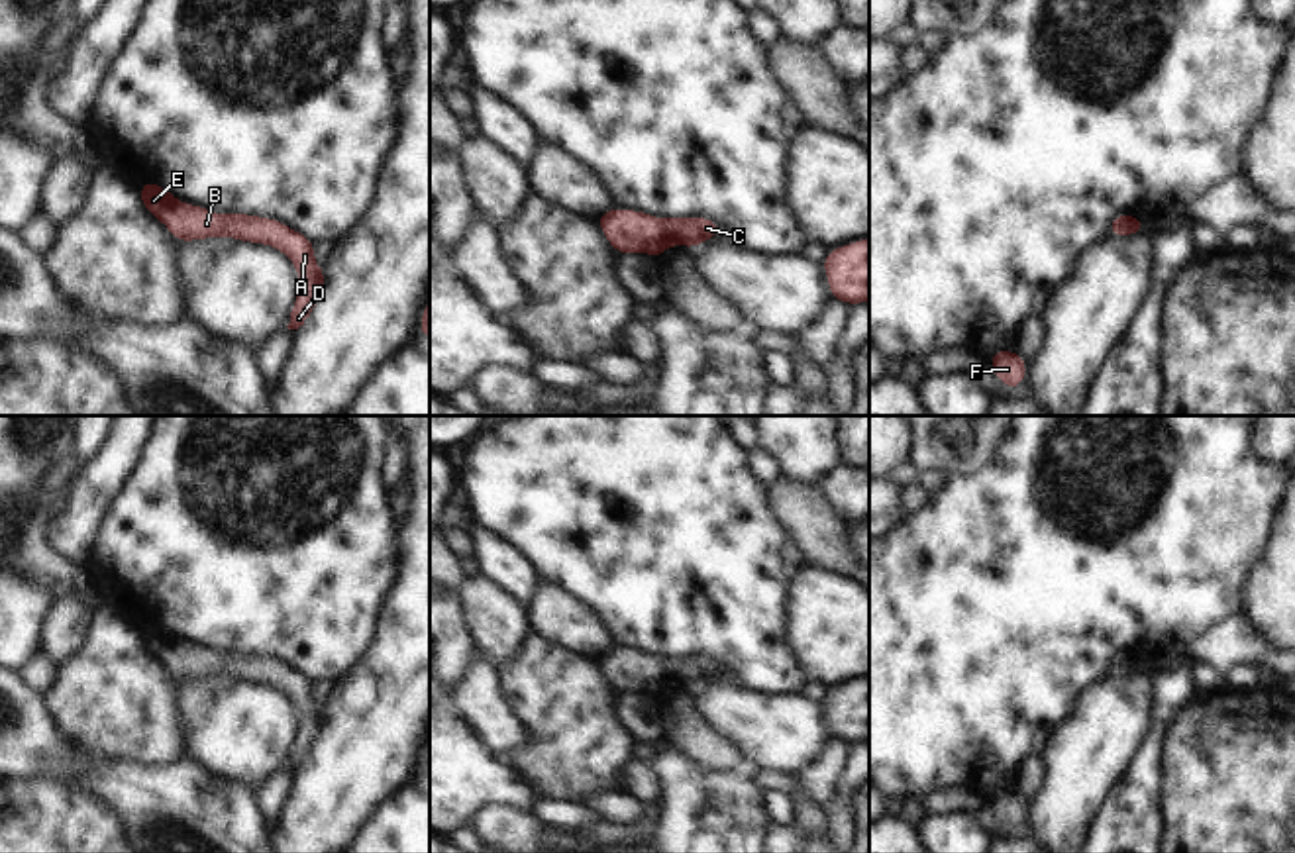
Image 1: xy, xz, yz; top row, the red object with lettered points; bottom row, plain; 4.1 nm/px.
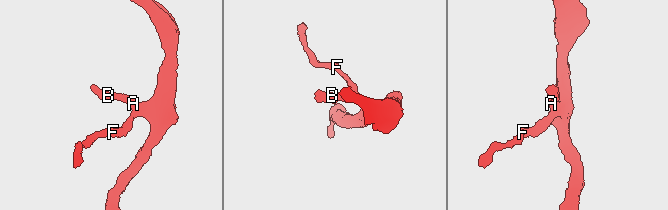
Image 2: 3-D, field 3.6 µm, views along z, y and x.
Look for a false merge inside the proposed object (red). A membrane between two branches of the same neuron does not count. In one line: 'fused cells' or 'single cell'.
single cell

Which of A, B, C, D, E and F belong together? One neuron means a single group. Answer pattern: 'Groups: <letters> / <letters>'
Groups: A B C D E F.

